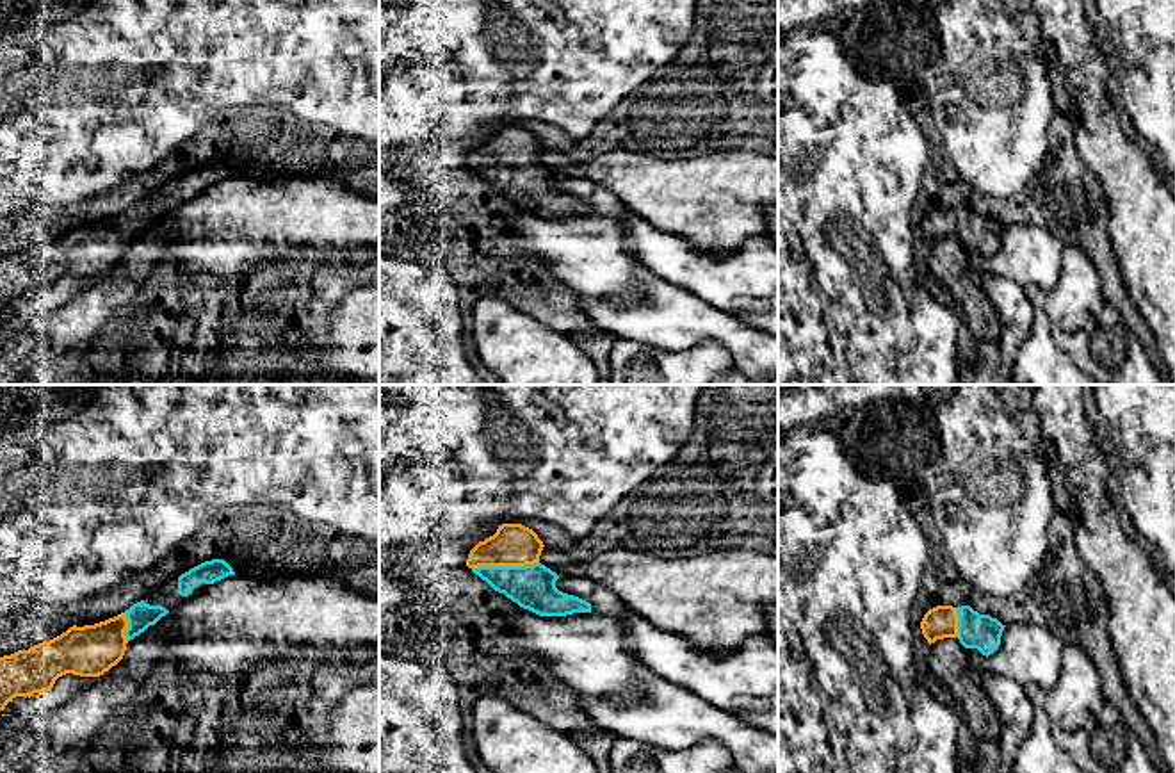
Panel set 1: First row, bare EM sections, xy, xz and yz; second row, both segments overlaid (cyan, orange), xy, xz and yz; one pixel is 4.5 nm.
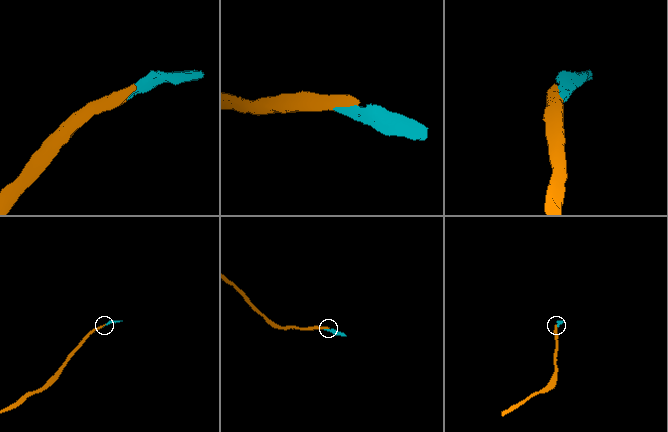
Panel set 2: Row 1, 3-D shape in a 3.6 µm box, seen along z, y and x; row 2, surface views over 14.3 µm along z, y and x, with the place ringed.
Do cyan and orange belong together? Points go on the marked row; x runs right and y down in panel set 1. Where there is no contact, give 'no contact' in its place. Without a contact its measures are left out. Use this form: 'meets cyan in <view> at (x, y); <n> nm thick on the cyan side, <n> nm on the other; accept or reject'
meets cyan in xz at (504, 567); 200 nm thick on the cyan side, 190 nm on the other; accept

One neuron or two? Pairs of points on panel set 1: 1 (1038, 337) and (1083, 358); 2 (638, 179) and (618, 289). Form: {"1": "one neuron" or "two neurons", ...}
{"1": "two neurons", "2": "two neurons"}

